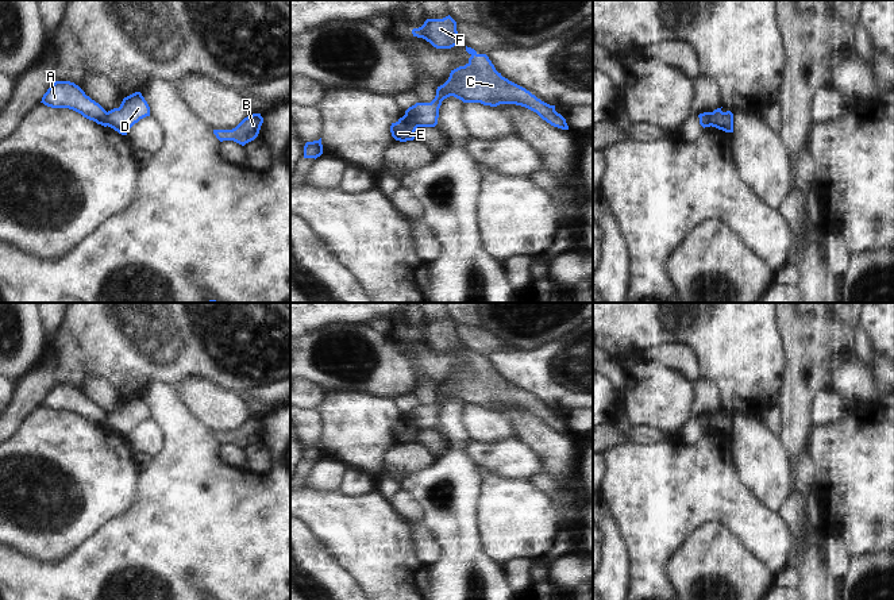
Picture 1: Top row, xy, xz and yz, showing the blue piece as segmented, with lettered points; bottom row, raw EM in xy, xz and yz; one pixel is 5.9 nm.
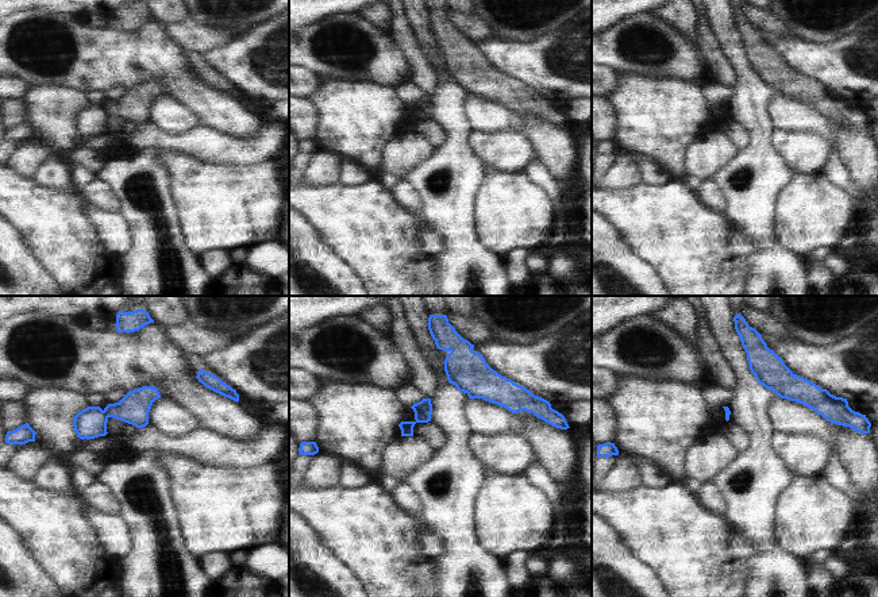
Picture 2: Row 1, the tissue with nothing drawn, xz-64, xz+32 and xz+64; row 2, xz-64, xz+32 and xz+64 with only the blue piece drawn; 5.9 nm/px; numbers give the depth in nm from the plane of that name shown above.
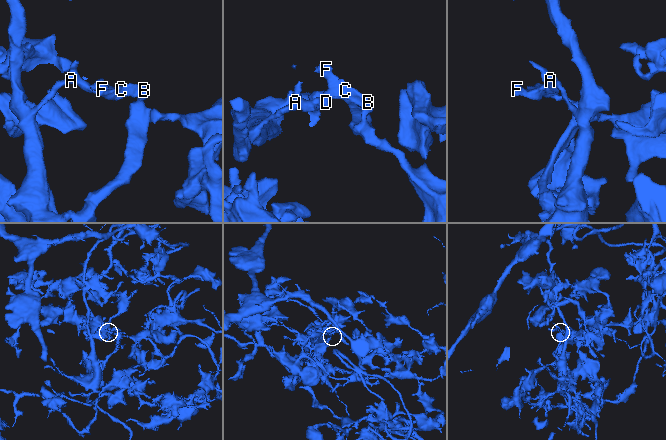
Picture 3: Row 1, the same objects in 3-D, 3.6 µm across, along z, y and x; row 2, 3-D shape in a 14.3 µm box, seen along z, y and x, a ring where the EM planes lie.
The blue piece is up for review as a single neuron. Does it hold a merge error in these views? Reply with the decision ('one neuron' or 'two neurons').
two neurons

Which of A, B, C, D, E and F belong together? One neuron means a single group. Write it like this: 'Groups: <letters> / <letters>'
Groups: A E / B C D F.

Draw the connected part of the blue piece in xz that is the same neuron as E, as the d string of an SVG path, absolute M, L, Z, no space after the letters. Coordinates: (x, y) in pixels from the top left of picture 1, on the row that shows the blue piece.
M404 115L396 123L392 123L390 132L396 141L406 142L415 139L415 131L417 126Z

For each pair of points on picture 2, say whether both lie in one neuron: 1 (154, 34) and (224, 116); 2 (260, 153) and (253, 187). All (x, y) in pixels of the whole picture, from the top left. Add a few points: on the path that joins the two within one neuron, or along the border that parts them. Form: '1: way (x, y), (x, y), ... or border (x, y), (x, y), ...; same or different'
1: way (160, 56), (203, 99); same
2: border (270, 157), (262, 162), (246, 165), (226, 162); different

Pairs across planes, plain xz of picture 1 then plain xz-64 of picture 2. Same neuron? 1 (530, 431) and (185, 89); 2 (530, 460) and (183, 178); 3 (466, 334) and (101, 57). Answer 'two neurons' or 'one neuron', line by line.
1: one neuron
2: two neurons
3: two neurons

